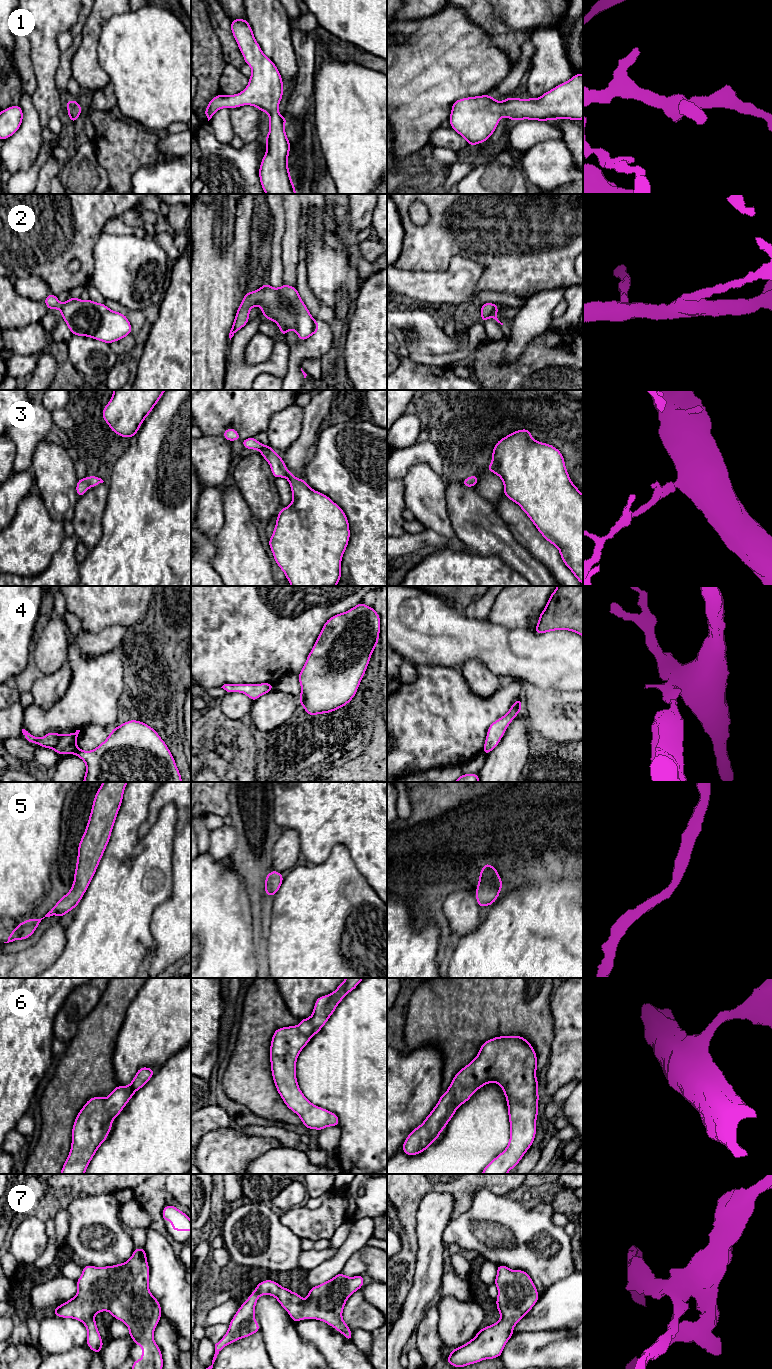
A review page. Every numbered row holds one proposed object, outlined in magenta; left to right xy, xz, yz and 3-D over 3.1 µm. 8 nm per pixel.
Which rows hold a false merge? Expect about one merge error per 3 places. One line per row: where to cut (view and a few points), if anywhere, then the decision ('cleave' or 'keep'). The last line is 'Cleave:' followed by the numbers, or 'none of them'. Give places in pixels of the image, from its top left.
1: no cut; keep
2: no cut; keep
3: no cut; keep
4: cut in xy along (61, 735), (71, 750), (76, 747); cleave
5: no cut; keep
6: no cut; keep
7: no cut; keep
Cleave: 4

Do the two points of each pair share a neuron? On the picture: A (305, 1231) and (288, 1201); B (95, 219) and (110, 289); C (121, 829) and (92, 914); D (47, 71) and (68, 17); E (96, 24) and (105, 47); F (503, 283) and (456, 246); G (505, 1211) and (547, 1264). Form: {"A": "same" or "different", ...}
{"A": "different", "B": "different", "C": "same", "D": "same", "E": "different", "F": "same", "G": "same"}

